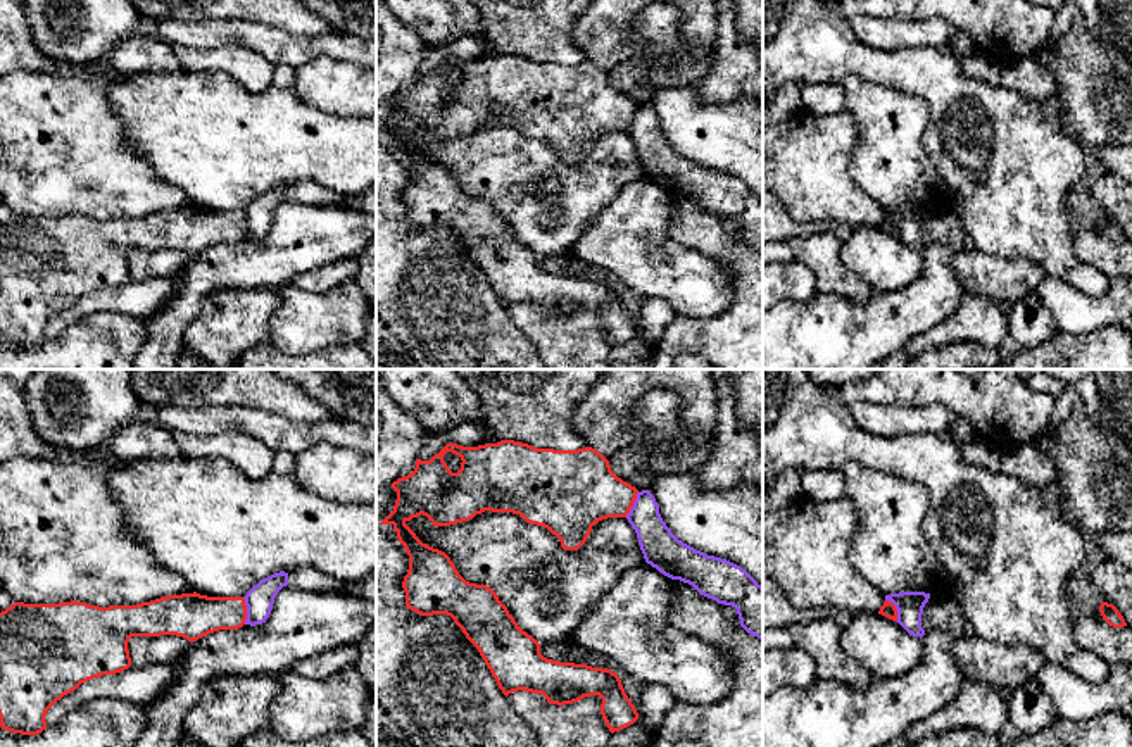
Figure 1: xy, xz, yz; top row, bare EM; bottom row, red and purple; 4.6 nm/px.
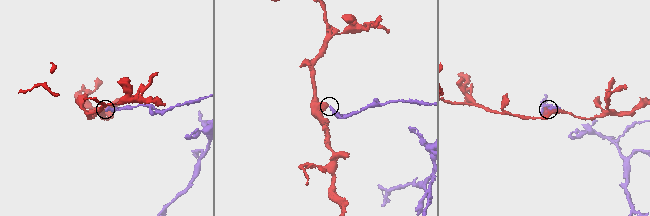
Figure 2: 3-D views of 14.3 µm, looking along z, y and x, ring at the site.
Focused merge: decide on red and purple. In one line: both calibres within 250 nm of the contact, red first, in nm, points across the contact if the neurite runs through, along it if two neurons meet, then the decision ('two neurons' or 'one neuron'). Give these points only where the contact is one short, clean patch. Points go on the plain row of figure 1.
220 nm thick on the red side, 140 nm on the other; border along xy (242, 211), (245, 237); two neurons

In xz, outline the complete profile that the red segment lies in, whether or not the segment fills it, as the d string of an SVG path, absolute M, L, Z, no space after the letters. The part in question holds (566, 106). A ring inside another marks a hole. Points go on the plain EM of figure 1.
M502 53L478 60L447 57L430 74L416 72L411 88L392 97L397 105L393 124L381 135L392 138L399 155L409 169L409 185L404 190L406 219L421 228L447 228L478 262L499 302L507 311L525 304L542 307L549 317L573 317L583 311L602 312L601 328L611 347L638 333L638 326L621 293L611 283L587 278L559 276L540 267L540 257L523 245L497 207L487 198L466 195L450 171L423 157L406 138L412 131L426 129L433 140L450 140L473 133L485 124L519 128L526 136L544 140L556 148L564 164L578 164L588 152L592 140L607 131L626 131L638 104L618 91L609 74L592 60L578 64L537 62L528 57ZM443 69L461 71L461 83L452 86Z

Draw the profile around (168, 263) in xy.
M176 248L160 250L131 250L128 264L131 279L143 281L148 278L178 279L192 255Z

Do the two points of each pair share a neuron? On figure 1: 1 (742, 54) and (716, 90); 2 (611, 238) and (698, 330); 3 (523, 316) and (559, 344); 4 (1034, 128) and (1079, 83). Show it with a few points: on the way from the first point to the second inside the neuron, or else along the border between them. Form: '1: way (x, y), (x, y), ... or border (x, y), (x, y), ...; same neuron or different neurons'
1: way (739, 62), (739, 68), (725, 81); same neuron
2: border (725, 309), (715, 316), (677, 318); different neurons
3: way (532, 320), (551, 337); same neuron
4: border (1060, 118), (1063, 126), (1086, 149); different neurons

